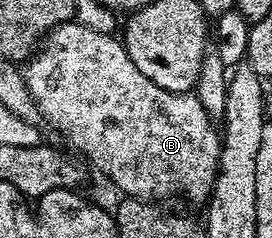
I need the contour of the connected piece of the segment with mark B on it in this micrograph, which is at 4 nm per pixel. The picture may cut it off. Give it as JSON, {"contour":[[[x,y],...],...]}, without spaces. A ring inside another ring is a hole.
{"contour":[[[77,21],[61,23],[59,27],[55,27],[49,35],[45,36],[40,49],[35,50],[25,60],[21,73],[28,93],[32,93],[32,97],[36,101],[41,118],[47,119],[79,151],[77,154],[83,160],[86,158],[100,174],[107,175],[123,191],[121,193],[123,196],[143,201],[166,201],[162,199],[168,198],[169,195],[183,195],[184,198],[191,199],[192,202],[199,203],[199,205],[205,204],[209,200],[222,152],[222,137],[215,120],[204,109],[197,94],[184,91],[172,93],[168,89],[160,89],[160,85],[156,85],[156,81],[148,81],[148,77],[144,77],[144,73],[140,73],[140,69],[136,69],[136,65],[132,65],[132,57],[128,57],[126,44],[122,42],[121,38],[115,37],[113,34],[96,33],[96,29],[88,29]]]}

